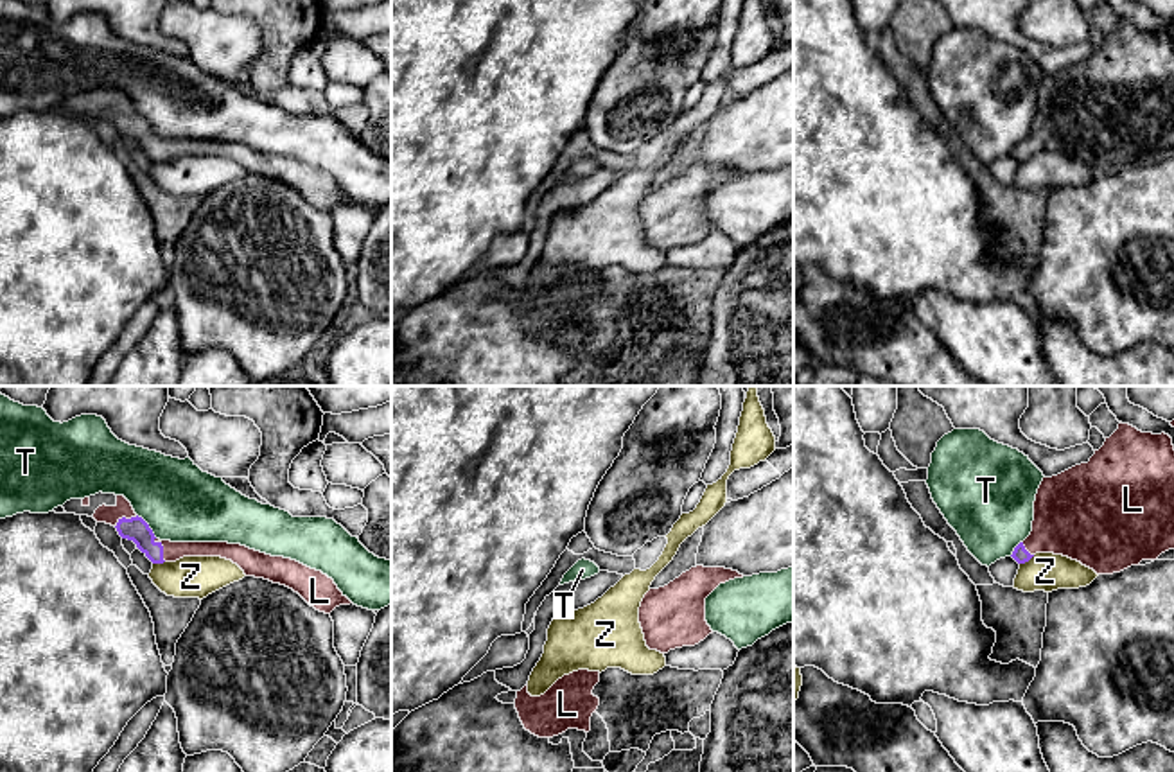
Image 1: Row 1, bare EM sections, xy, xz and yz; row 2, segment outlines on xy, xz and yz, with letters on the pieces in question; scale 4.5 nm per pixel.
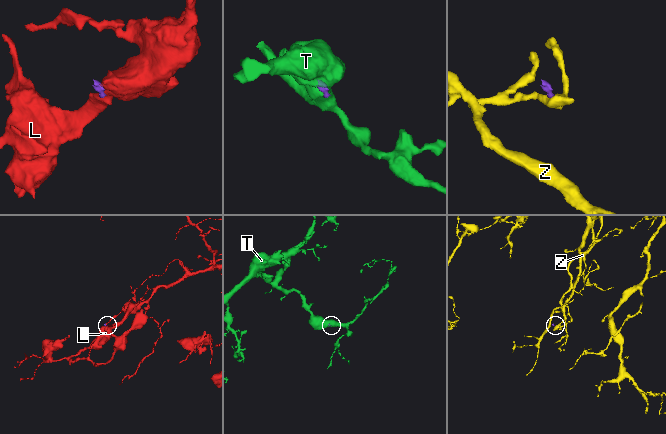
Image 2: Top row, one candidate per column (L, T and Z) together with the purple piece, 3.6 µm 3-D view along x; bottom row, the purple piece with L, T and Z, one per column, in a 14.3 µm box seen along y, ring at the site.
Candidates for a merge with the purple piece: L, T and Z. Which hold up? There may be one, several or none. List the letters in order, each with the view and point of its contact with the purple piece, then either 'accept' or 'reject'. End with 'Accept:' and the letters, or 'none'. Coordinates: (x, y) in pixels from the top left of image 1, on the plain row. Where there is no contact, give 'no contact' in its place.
L: contact xy (162, 148); accept
T: contact xy (148, 124); reject
Z: contact yz (1027, 158); reject
Accept: L

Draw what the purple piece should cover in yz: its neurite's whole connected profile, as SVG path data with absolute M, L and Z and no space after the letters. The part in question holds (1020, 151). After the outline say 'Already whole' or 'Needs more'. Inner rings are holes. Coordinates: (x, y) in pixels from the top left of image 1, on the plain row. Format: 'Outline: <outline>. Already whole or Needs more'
Outline: M1120 20L1088 61L1043 75L1034 99L1032 129L1011 154L1025 162L1036 151L1054 151L1077 158L1097 172L1113 172L1140 163L1142 158L1156 158L1169 147L1174 147L1172 36Z. Needs more

